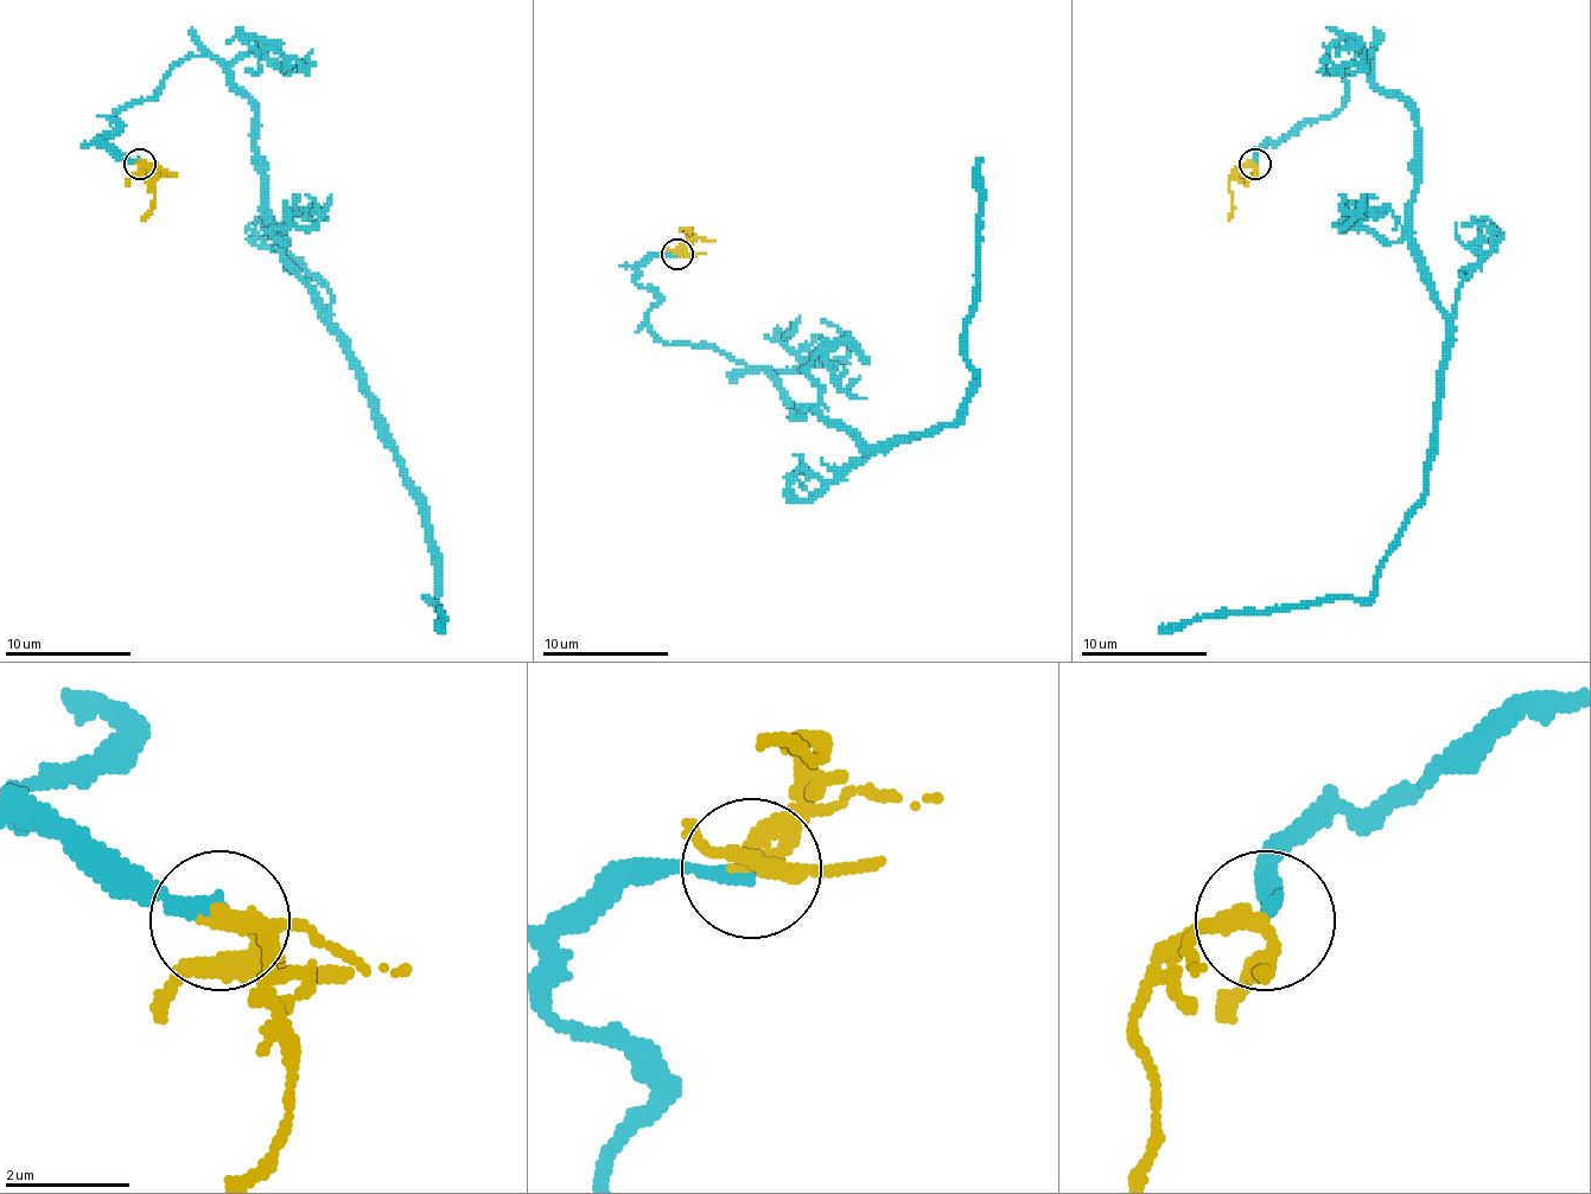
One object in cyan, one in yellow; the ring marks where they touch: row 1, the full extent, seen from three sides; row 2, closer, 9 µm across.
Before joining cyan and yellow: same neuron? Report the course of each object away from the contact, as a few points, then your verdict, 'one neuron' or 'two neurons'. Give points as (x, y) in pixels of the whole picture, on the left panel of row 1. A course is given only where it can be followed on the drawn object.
cyan via (139, 164), (97, 141), (110, 119), (214, 59), (252, 107), (280, 261), (419, 506), (441, 633) | yellow via (139, 164), (148, 166), (154, 208), (141, 219) | one neuron

